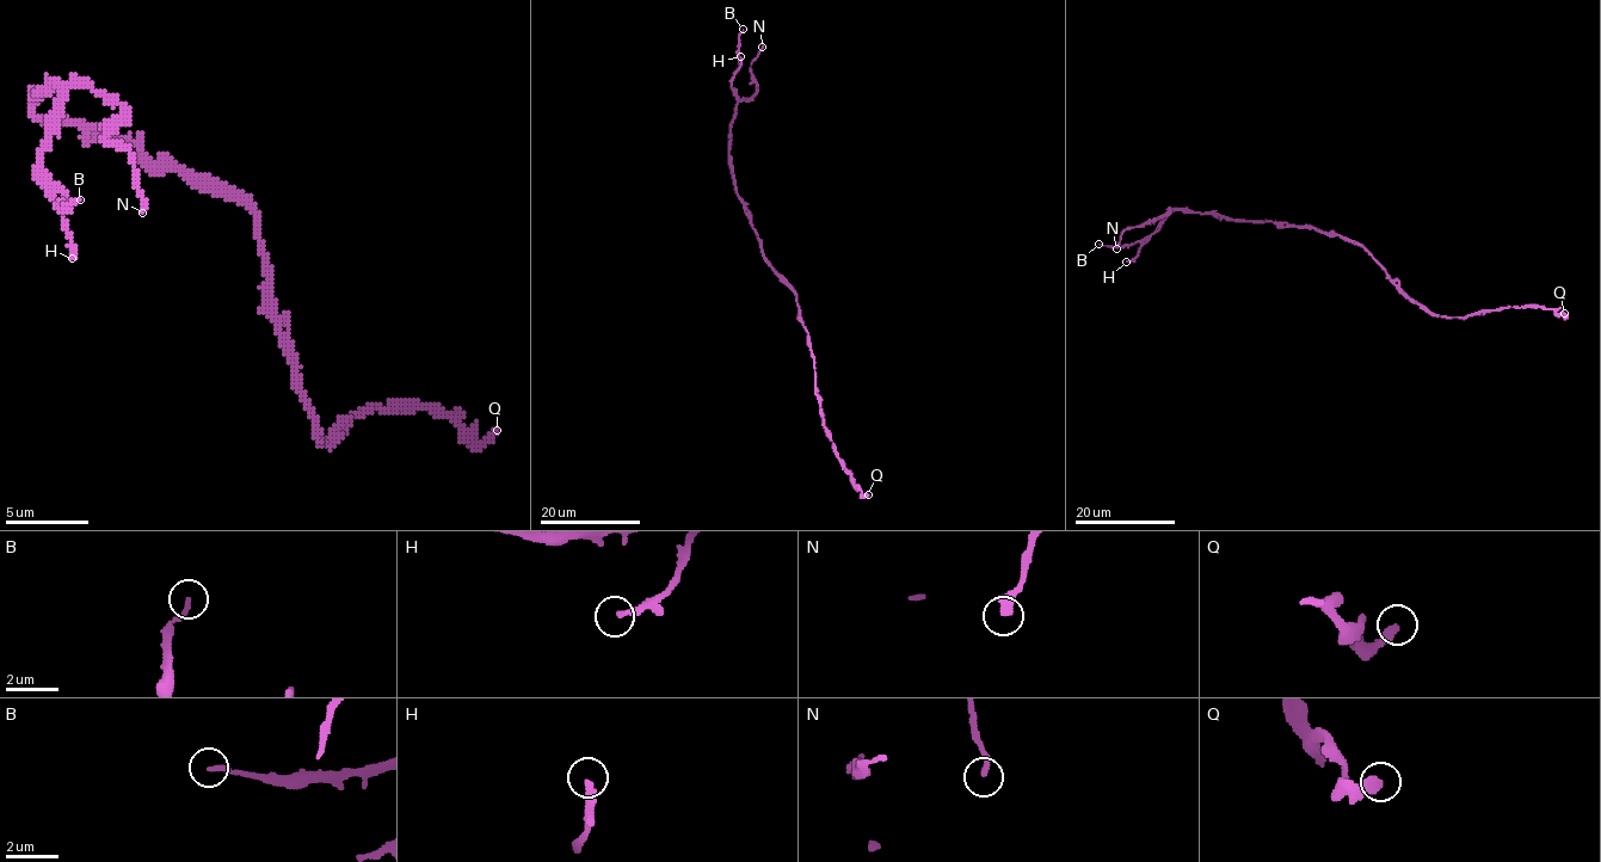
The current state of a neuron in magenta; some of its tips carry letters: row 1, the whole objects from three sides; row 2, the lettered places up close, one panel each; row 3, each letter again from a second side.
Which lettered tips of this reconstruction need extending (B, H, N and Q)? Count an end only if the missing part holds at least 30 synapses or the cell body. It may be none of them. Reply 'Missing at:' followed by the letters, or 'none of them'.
Missing at: B

